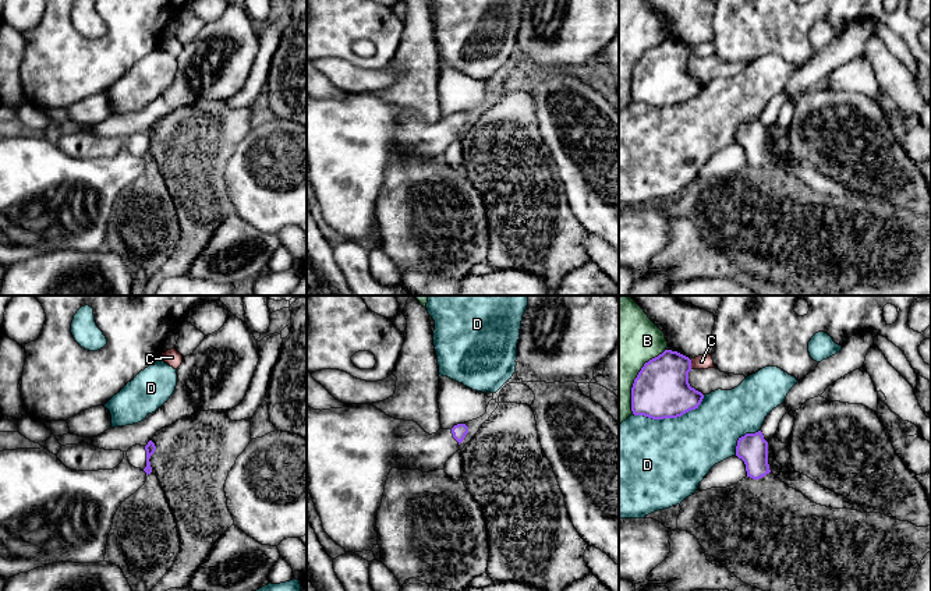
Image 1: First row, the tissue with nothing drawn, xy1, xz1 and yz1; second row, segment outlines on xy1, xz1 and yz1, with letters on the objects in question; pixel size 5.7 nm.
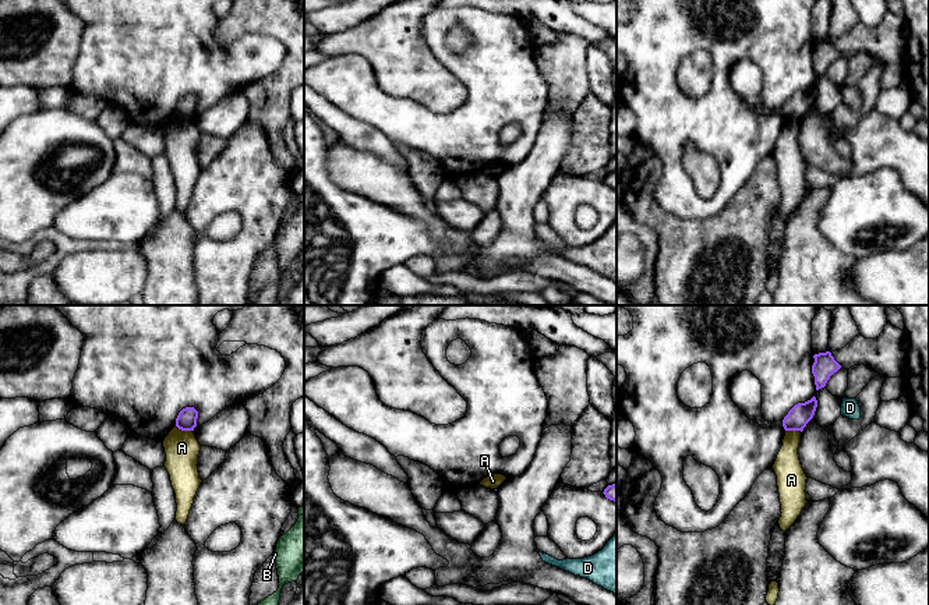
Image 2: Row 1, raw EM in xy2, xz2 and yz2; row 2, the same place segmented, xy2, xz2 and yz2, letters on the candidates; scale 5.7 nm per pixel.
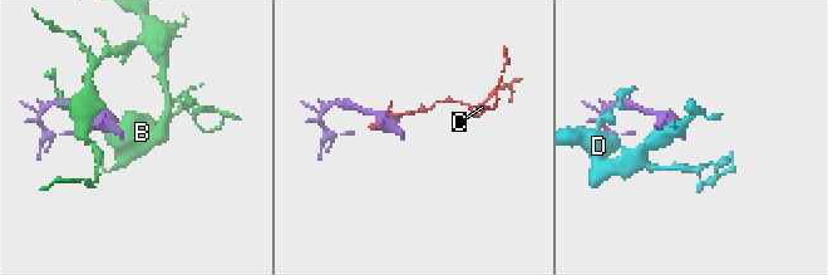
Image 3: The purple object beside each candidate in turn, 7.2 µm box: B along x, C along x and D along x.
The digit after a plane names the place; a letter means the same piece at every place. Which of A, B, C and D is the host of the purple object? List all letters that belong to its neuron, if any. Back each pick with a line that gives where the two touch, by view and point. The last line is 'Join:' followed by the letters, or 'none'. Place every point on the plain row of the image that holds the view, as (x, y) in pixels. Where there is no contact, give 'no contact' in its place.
Join: none

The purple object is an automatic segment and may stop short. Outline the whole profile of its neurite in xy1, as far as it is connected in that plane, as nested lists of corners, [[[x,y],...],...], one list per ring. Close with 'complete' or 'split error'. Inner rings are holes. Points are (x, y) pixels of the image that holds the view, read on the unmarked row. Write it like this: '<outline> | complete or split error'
[[[149,128],[145,138],[144,158],[132,155],[124,139],[124,146],[116,156],[98,159],[70,158],[45,135],[0,139],[0,263],[8,268],[20,261],[60,250],[103,250],[117,197],[145,171],[146,163],[152,160],[149,146],[156,138],[155,131]]] | split error

